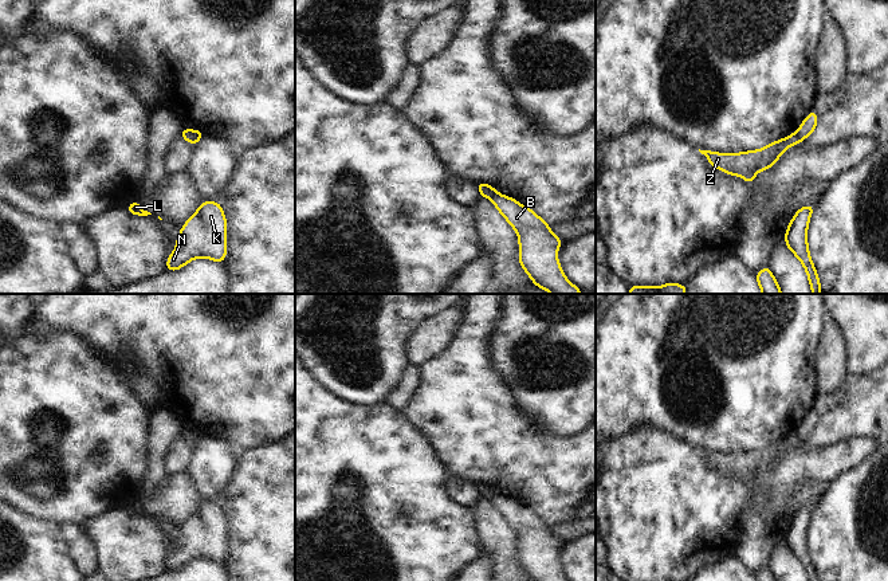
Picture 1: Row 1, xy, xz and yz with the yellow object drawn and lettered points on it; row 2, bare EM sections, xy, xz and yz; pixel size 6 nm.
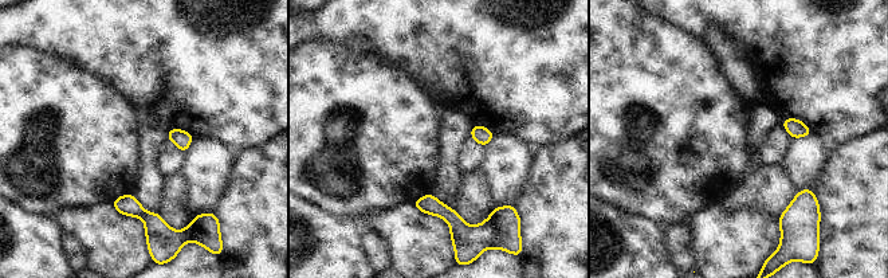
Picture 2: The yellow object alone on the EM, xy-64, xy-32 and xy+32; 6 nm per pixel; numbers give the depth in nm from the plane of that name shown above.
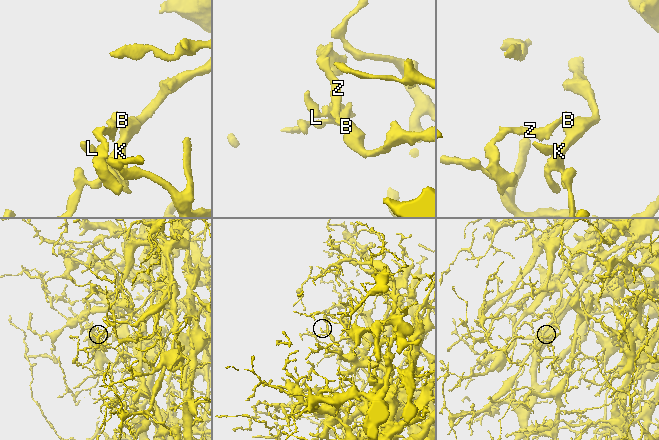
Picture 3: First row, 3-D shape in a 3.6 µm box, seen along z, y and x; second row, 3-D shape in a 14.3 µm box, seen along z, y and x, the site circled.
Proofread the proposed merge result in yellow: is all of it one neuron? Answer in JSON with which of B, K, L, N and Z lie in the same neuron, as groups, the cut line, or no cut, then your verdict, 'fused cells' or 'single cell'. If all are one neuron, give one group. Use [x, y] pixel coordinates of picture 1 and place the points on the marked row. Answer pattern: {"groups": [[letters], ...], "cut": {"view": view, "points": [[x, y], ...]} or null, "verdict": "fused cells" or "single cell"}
{"groups": [["B", "K", "L", "N"], ["Z"]], "cut": {"view": "yz", "points": [[796, 133], [801, 140]]}, "verdict": "fused cells"}

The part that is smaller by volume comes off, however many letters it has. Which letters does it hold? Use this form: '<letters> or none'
Z

